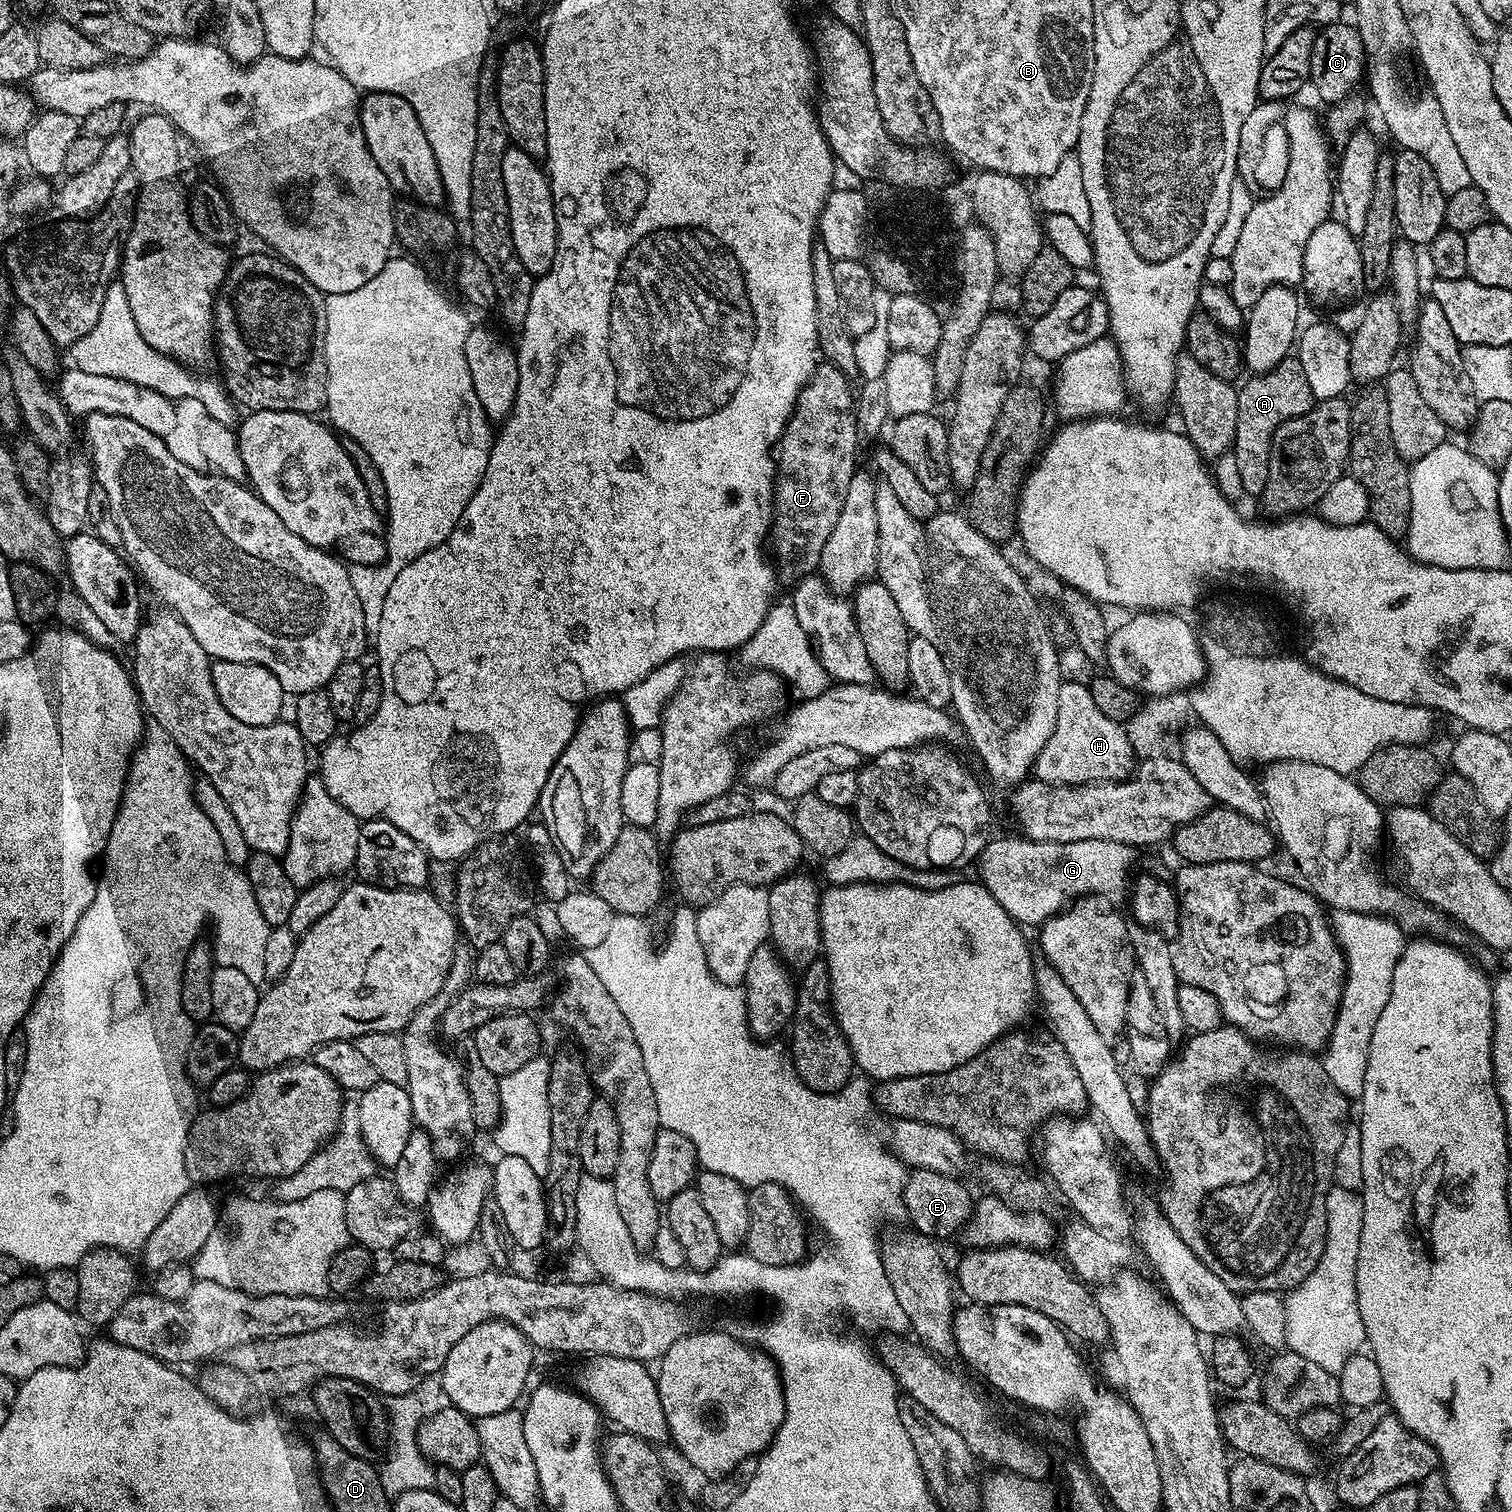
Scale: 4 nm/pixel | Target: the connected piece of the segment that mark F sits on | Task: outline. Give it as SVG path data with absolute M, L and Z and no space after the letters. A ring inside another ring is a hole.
M827 362L821 363L816 373L808 379L808 385L800 392L788 425L780 435L780 441L774 446L779 475L776 477L772 501L770 552L778 565L779 575L783 579L785 576L789 582L795 582L801 576L815 573L819 569L822 546L826 546L826 538L830 538L830 530L834 530L838 514L842 514L846 490L850 486L852 475L858 470L856 447L862 444L862 437L856 427L854 388L848 384L851 384L849 377L842 370Z

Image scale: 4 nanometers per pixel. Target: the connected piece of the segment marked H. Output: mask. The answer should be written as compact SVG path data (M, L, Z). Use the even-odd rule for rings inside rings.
M1065 679L1058 690L1058 718L1054 734L1042 746L1036 759L1035 779L1047 784L1105 784L1111 780L1127 780L1138 763L1119 720L1106 718L1094 706L1092 689L1087 683Z

